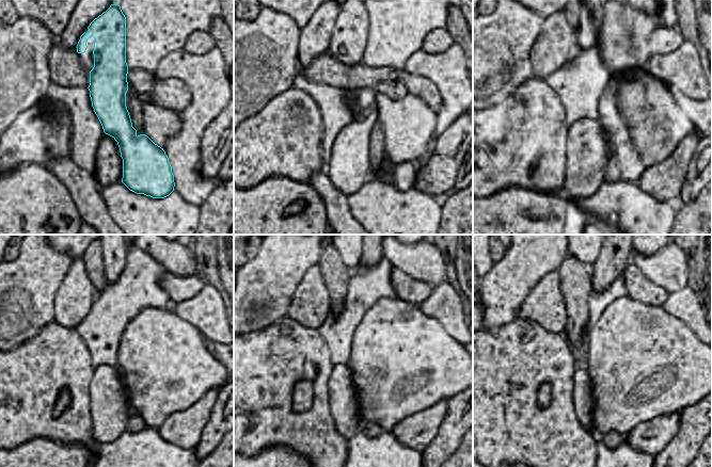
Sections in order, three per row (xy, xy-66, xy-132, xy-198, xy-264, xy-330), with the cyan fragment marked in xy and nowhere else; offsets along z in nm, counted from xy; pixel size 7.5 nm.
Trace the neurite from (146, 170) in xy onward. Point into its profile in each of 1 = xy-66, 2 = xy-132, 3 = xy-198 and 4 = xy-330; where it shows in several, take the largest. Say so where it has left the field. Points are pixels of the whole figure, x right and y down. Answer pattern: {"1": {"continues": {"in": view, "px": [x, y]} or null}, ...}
{"1": {"continues": {"in": "xy-66", "px": [348, 43]}}, "2": {"continues": {"in": "xy-132", "px": [588, 29]}}, "3": {"continues": {"in": "xy-198", "px": [115, 256]}}, "4": {"continues": {"in": "xy-330", "px": [588, 256]}}}

